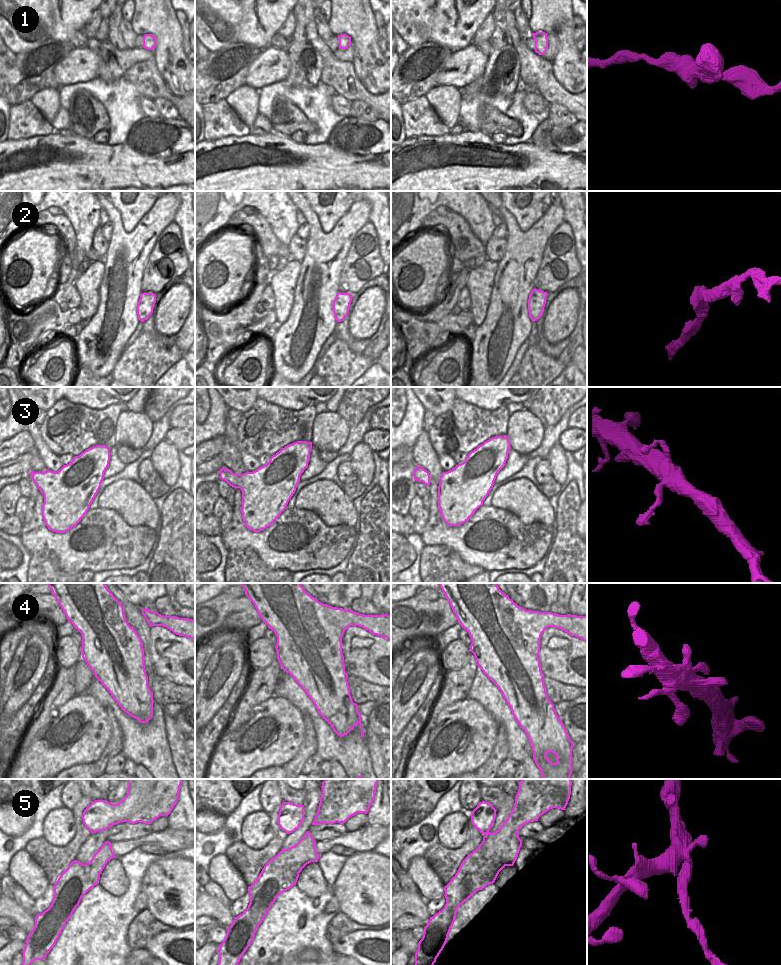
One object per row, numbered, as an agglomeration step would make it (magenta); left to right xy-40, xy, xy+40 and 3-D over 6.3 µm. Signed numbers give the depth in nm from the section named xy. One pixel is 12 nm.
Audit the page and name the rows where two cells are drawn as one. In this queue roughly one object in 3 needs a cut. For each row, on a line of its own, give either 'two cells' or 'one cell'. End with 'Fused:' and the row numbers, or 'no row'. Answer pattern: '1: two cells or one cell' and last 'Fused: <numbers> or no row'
1: one cell
2: one cell
3: one cell
4: one cell
5: two cells
Fused: 5

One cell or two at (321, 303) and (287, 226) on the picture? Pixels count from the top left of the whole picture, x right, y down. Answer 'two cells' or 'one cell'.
two cells

